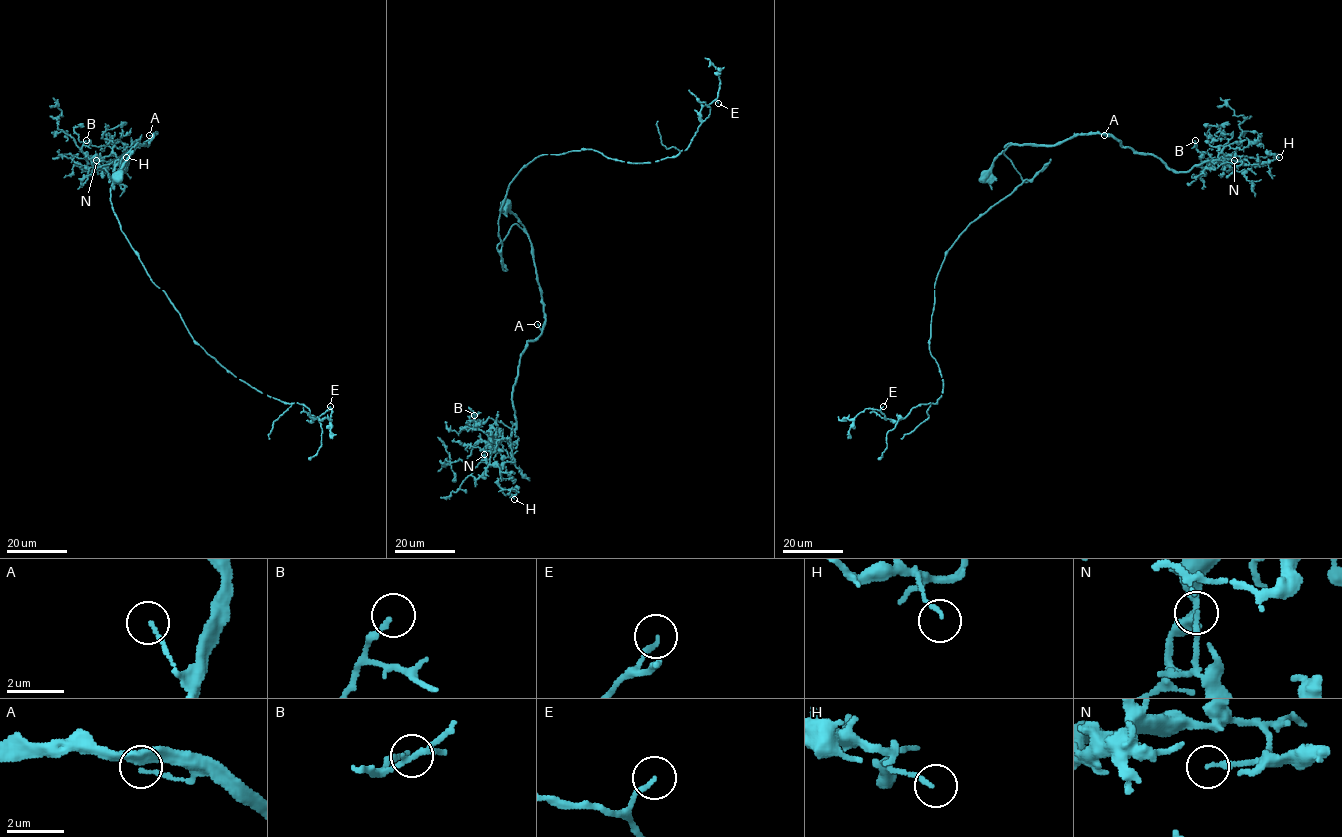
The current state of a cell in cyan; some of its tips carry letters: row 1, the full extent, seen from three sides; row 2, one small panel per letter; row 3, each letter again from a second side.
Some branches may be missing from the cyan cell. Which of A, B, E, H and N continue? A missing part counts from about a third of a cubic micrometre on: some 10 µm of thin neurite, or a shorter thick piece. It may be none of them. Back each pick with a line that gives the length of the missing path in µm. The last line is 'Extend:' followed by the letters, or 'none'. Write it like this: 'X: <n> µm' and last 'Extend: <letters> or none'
Extend: none

